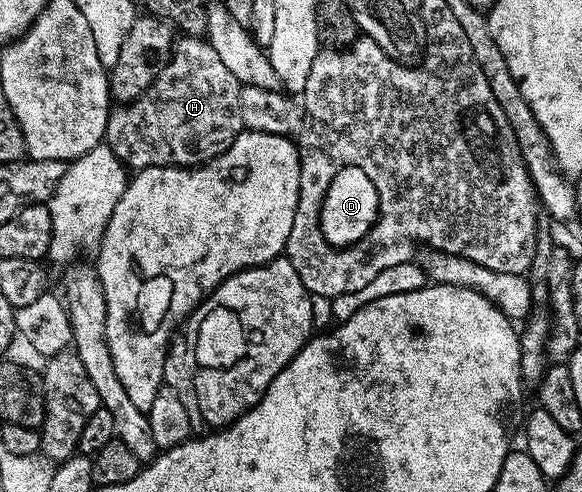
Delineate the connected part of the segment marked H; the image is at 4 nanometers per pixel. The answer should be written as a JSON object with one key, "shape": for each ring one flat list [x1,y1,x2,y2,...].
{"shape":[[184,35,176,38,169,55,169,62,161,68,161,74,146,89,144,95,134,101,109,110,109,122,105,128,104,144,130,170,146,169,152,165,196,167,216,162,222,151,242,132,239,115,239,91,241,82,223,67,219,55,210,47,208,40]]}

